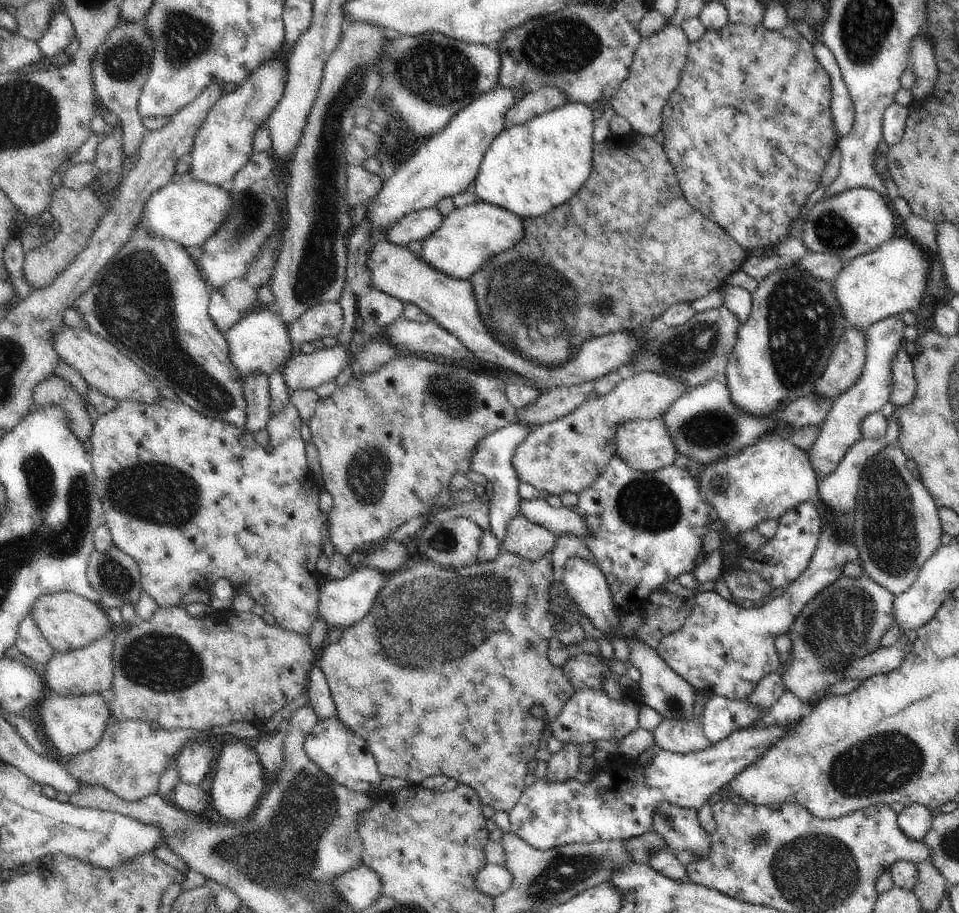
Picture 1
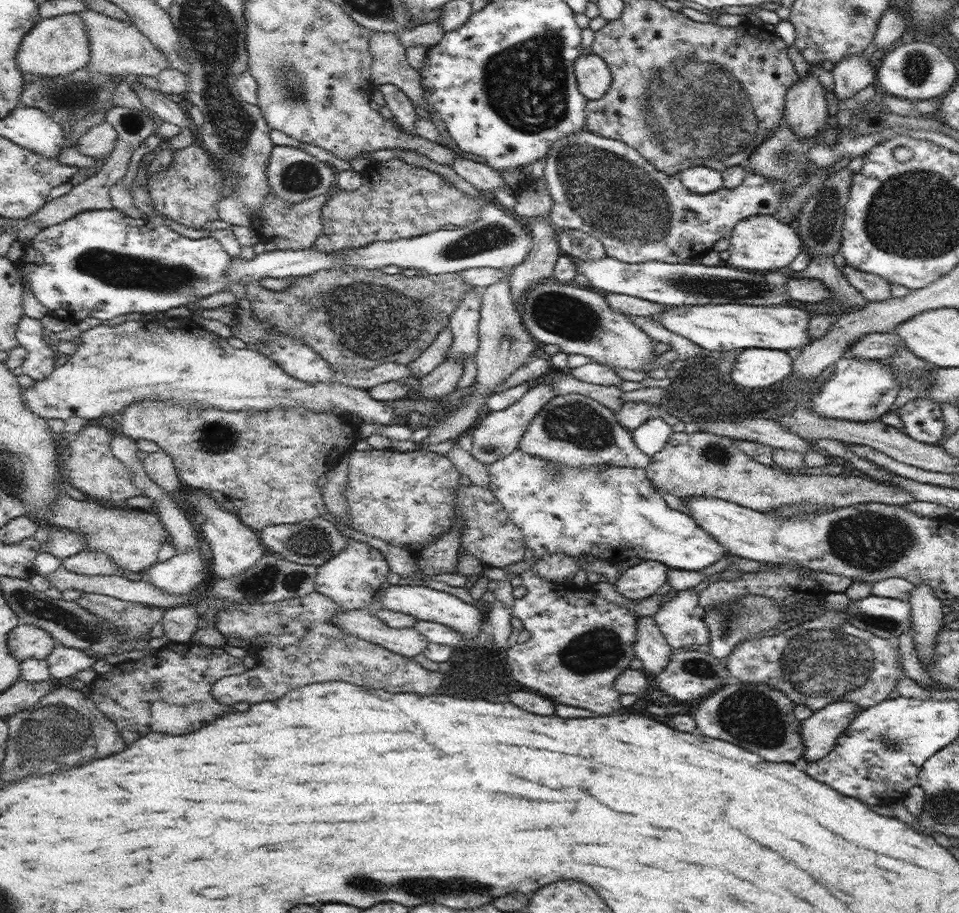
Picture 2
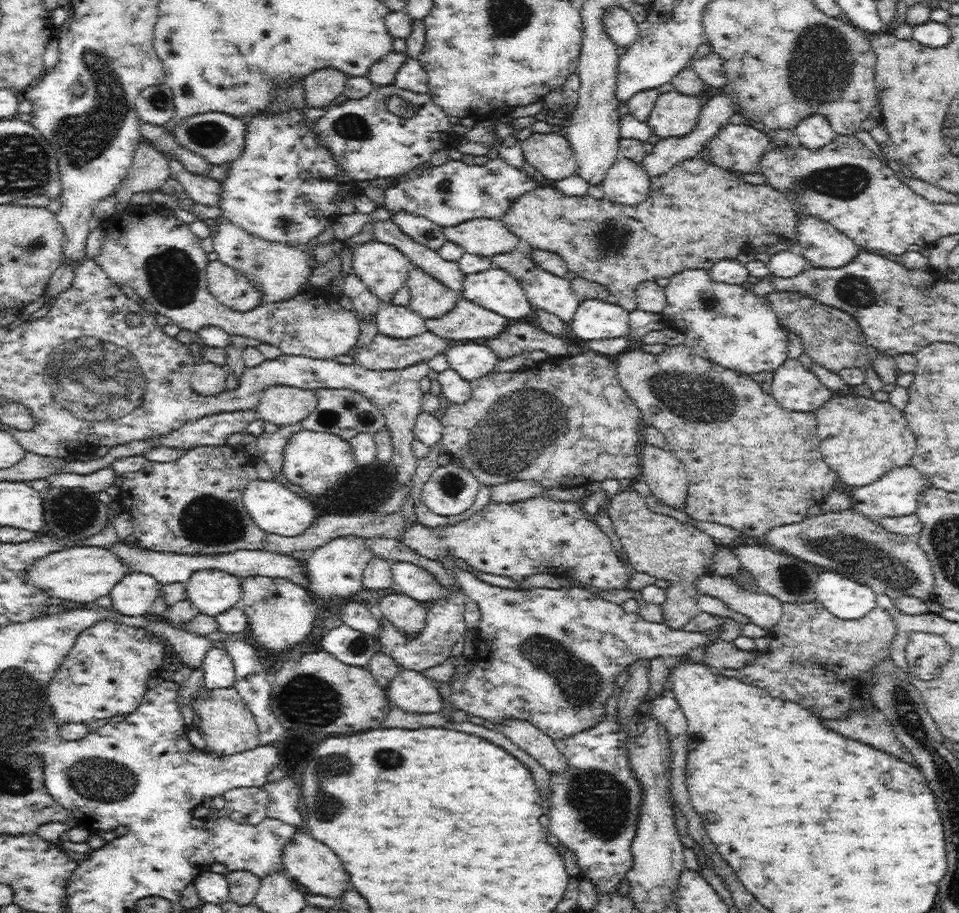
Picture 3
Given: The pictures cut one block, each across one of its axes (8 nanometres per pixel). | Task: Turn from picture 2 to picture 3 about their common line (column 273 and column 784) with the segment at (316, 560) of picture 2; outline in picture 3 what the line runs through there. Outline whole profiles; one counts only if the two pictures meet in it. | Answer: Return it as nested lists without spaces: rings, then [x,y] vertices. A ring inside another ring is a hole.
[[[852,508],[844,512],[808,516],[806,520],[790,526],[776,526],[764,536],[764,546],[774,546],[786,556],[824,566],[834,574],[866,584],[878,596],[884,594],[892,600],[902,596],[912,596],[922,602],[934,600],[938,578],[934,578],[932,562],[920,548],[918,540],[888,532],[878,520],[870,520]]]

